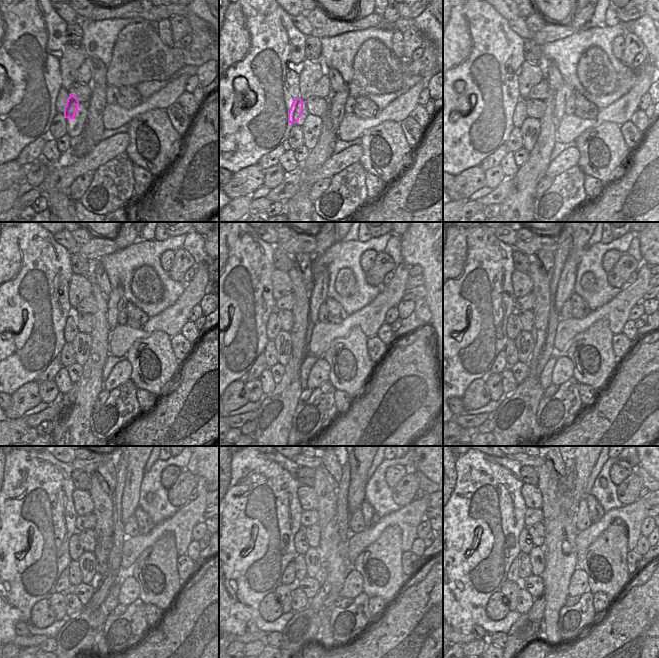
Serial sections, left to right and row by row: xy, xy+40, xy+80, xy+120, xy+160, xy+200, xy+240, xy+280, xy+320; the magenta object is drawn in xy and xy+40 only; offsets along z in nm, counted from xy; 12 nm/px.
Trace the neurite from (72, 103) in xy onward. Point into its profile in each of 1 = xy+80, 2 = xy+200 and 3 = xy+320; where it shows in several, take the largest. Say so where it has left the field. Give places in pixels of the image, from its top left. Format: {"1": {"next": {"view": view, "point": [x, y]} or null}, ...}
{"1": {"next": {"view": "xy+80", "point": [520, 113]}}, "2": {"next": {"view": "xy+200", "point": [523, 323]}}, "3": {"next": {"view": "xy+320", "point": [526, 545]}}}

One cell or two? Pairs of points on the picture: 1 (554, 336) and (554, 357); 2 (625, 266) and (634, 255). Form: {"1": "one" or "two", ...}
{"1": "two", "2": "one"}

